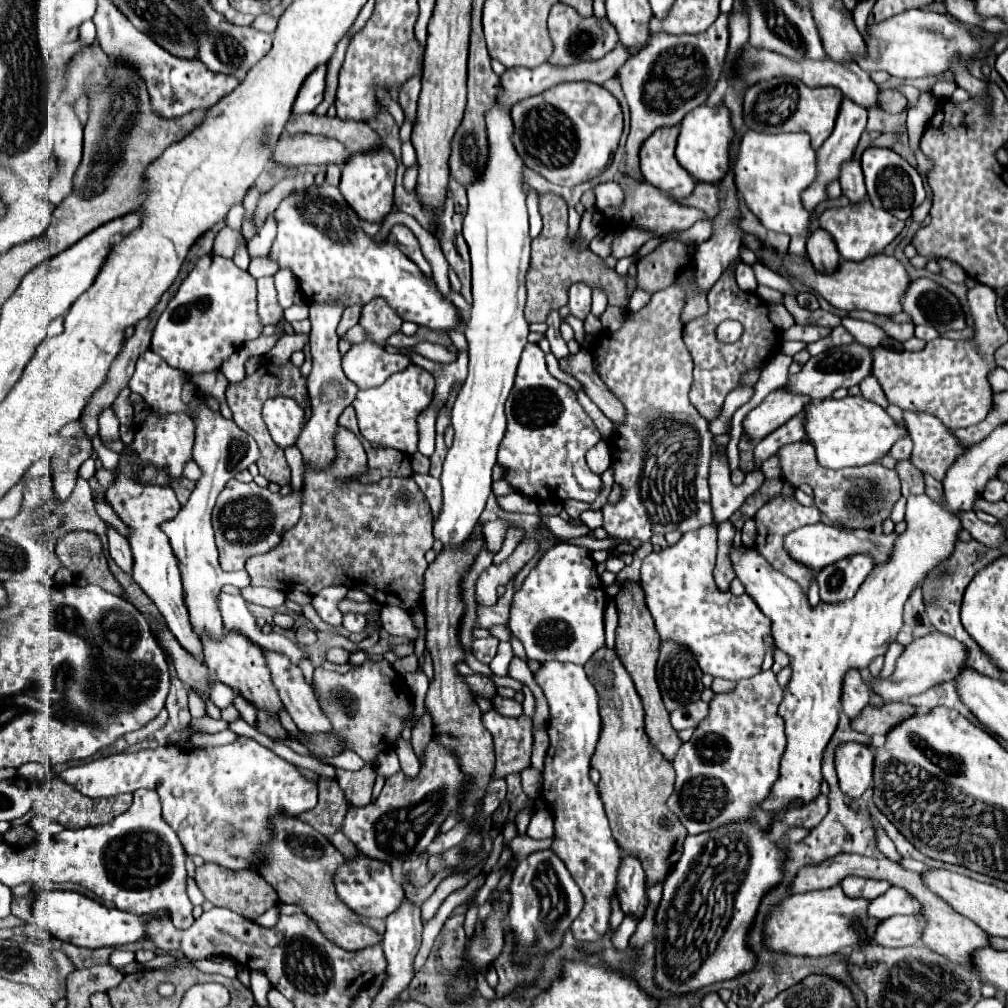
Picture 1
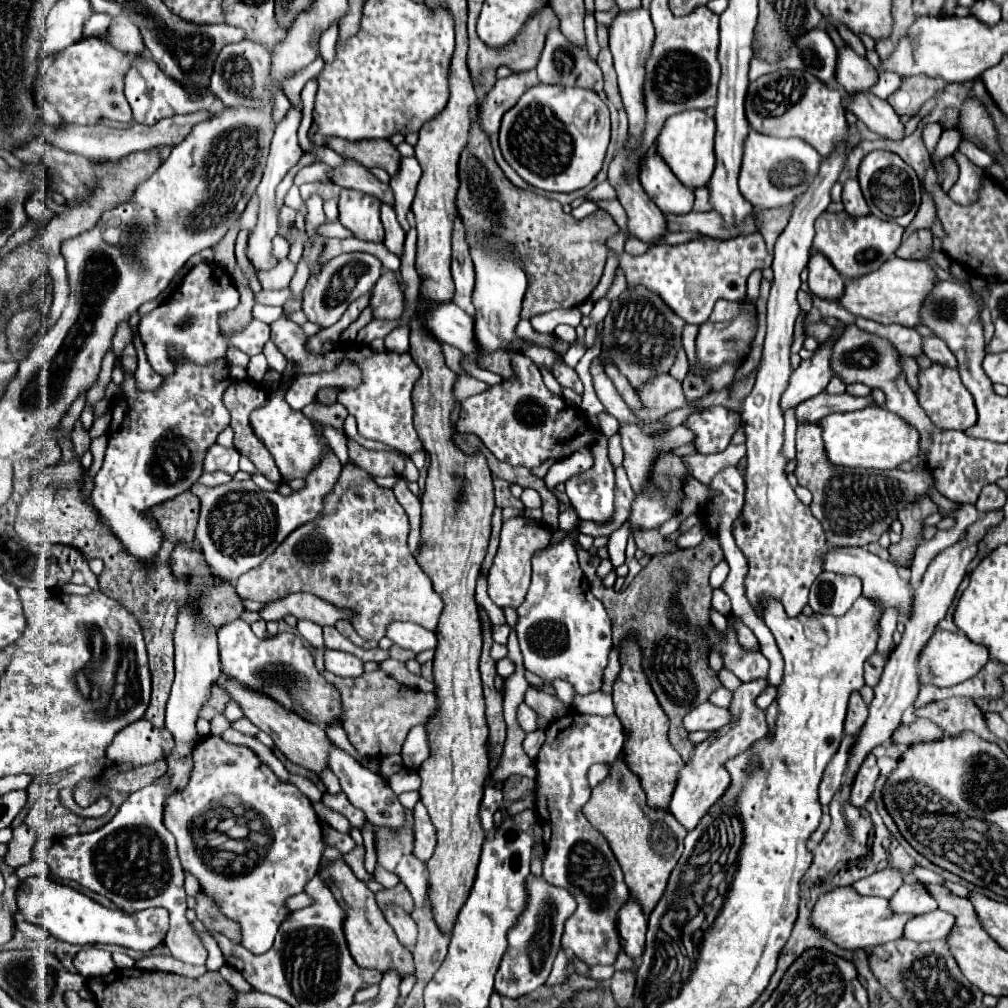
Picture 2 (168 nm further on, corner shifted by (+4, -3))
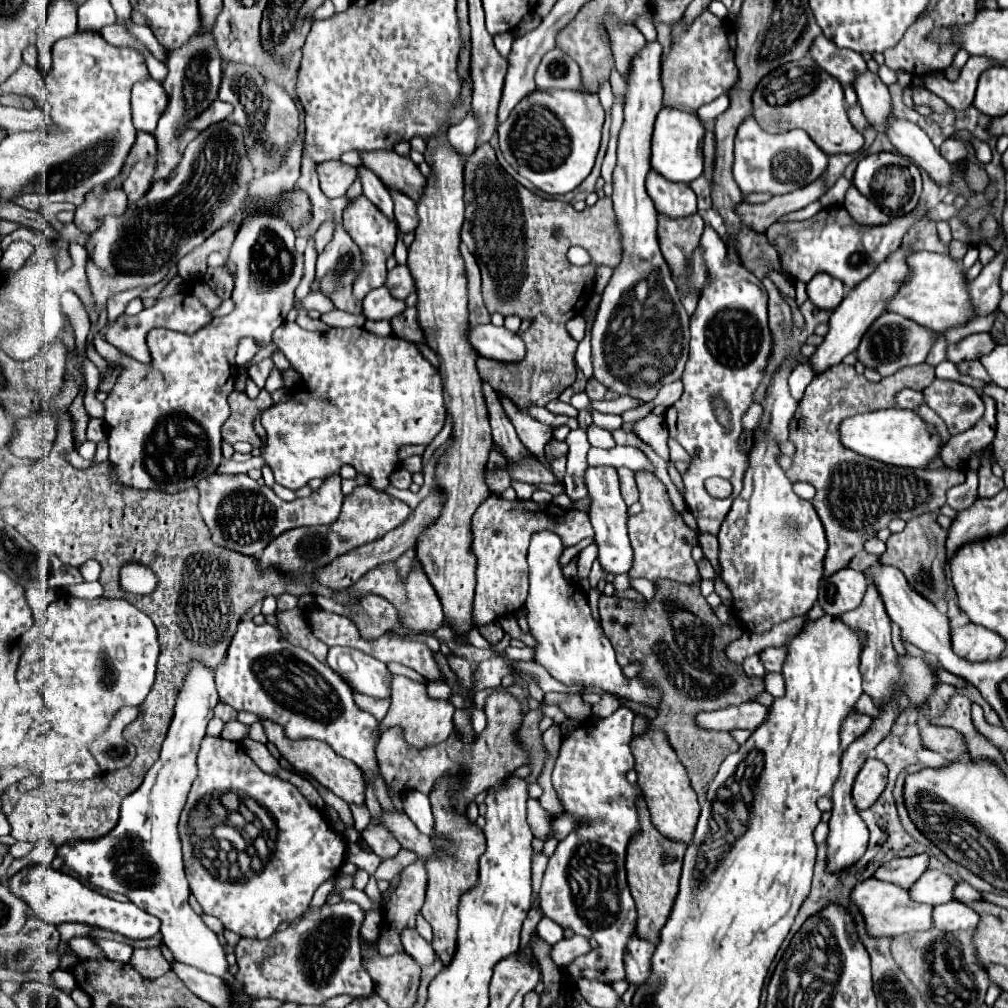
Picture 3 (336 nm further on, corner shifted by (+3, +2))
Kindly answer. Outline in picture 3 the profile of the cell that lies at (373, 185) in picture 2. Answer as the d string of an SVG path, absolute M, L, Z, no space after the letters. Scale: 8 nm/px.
M389 189L393 203L395 203L395 221L399 225L399 231L409 233L417 227L417 209L415 209L415 201L409 199L407 195L403 195L397 189Z

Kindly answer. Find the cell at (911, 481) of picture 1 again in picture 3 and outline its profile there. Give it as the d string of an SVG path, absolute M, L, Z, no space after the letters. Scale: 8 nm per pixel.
M923 513L907 521L901 533L895 533L887 539L887 551L881 555L881 563L893 565L903 571L907 581L929 601L937 601L947 591L947 577L945 577L945 539L947 529L937 523L937 513Z

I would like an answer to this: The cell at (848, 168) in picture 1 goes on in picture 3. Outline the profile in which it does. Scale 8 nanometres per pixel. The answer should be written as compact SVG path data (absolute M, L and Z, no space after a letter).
M855 185L849 187L847 195L845 195L845 203L843 207L851 213L851 217L861 223L861 225L883 225L885 221L889 221L889 217L885 213L881 213L881 209L877 209L877 205L873 205L867 197L863 197Z

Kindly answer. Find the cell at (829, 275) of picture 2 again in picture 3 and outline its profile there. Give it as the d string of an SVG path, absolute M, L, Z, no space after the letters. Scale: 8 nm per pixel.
M817 273L807 283L807 295L819 309L835 309L845 297L845 285L829 273Z

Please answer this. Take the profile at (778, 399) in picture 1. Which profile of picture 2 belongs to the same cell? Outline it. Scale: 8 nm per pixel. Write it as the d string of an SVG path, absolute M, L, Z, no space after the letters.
M828 340L820 344L820 348L812 354L810 360L802 360L802 364L792 372L790 384L782 394L780 406L782 410L796 408L800 402L814 398L824 392L832 374L832 346L836 340Z

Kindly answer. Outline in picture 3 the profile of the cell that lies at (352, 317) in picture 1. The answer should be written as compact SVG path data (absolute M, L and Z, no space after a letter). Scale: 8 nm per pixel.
M359 195L357 199L349 201L345 211L343 211L343 229L359 245L359 249L365 257L365 269L361 271L361 277L357 277L357 281L353 283L353 297L357 301L363 301L365 295L369 291L381 287L385 277L387 277L385 261L393 253L393 247L395 247L395 241L397 241L397 223L385 219L385 215L373 203L369 203L365 195Z

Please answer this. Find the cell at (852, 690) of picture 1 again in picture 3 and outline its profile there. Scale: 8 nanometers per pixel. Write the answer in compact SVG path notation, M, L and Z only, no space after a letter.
M851 709L851 713L845 717L845 721L841 725L841 747L847 749L855 737L859 737L861 733L865 733L865 729L869 729L869 725L871 725L869 715Z

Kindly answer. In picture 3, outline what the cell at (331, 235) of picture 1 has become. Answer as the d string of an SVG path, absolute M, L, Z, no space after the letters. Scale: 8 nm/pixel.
M477 325L469 331L469 343L481 357L495 361L517 361L525 355L525 345L517 333L495 325Z

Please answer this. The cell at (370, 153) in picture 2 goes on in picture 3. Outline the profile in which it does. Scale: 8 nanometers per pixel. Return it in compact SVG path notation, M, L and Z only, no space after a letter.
M393 149L387 151L369 151L369 153L359 153L363 167L371 169L381 181L389 187L393 185L395 189L401 189L401 193L409 193L413 201L421 197L421 189L425 187L425 177L417 169L417 165Z

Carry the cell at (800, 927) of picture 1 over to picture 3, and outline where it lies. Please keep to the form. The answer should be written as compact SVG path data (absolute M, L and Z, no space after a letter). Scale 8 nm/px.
M873 877L853 887L851 901L859 907L865 919L865 929L871 937L897 937L903 933L925 931L931 927L931 909L933 909L931 905L911 901L905 889L897 885L889 885L885 881L877 881Z

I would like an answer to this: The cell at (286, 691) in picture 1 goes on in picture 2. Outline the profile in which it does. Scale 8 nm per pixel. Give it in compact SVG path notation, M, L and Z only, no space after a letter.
M334 748L330 752L328 764L330 764L330 770L338 776L340 786L342 786L344 794L348 796L348 800L366 814L366 820L372 824L372 828L376 828L376 826L388 826L390 830L400 830L400 826L404 826L406 810L402 808L402 804L398 802L396 794L390 790L390 786L384 782L382 776L372 774L370 770L366 770L364 766L360 766L350 754L346 754L340 748Z

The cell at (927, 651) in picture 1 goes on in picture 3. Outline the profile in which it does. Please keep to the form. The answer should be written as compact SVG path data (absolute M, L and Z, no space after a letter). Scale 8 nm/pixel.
M967 623L963 627L951 629L953 653L971 661L971 663L999 659L1005 645L1007 643L997 633L993 633L985 627L979 627L975 623Z

